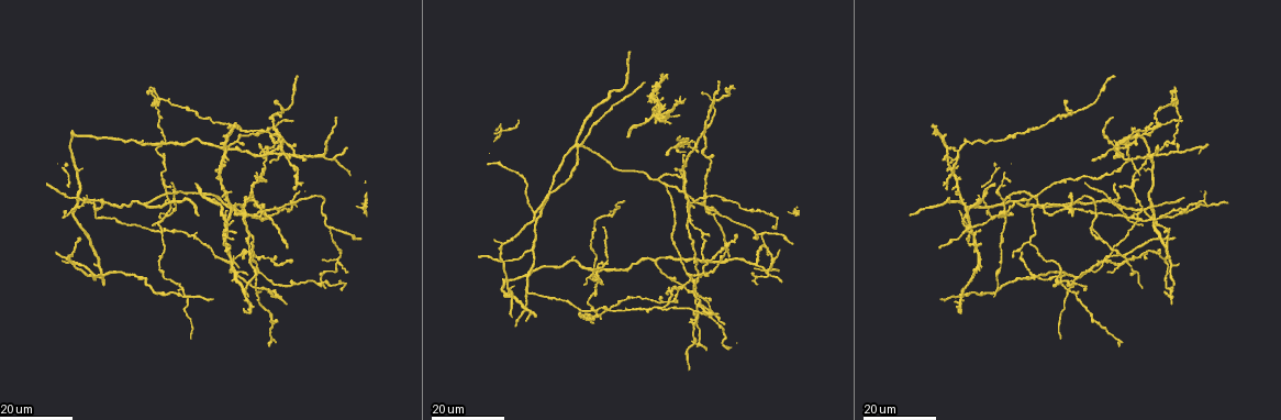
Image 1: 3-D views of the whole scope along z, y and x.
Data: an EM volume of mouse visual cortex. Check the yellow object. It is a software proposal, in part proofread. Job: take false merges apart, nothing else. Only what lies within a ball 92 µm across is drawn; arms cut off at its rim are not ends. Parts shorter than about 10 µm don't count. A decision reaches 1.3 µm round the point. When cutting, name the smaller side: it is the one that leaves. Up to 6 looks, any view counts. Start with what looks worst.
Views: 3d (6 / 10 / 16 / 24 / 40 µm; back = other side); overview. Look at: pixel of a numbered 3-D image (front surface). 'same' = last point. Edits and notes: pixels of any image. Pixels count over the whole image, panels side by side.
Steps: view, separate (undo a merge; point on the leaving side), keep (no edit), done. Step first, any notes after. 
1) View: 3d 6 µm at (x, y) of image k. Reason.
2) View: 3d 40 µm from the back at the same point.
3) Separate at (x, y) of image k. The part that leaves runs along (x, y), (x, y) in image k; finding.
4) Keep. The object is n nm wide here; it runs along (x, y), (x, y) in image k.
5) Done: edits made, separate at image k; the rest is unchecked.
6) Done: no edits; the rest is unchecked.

View: 3d 16 µm at (591, 278) of image 1. Four arms meet.

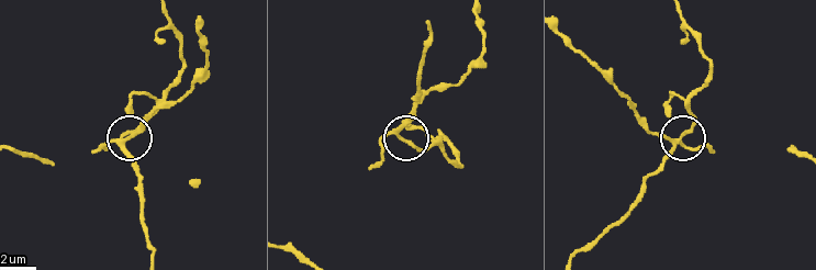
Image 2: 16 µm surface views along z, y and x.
View: 3d 10 µm at (676, 142) of image 2.

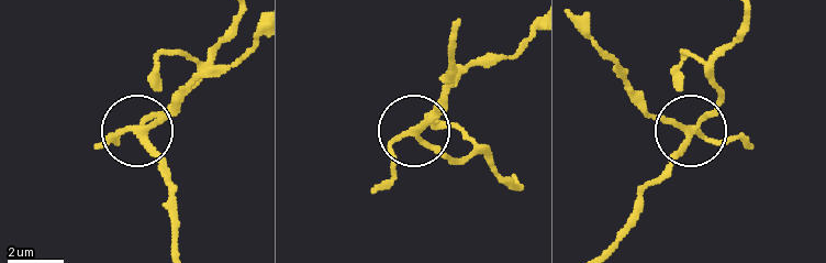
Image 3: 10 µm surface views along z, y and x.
Separate at (119, 140) of image 3. The part that leaves runs along (142, 128), (191, 85), (227, 72), (253, 43) in image 3; a second cell is stuck on.

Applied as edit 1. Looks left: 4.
View: overview.

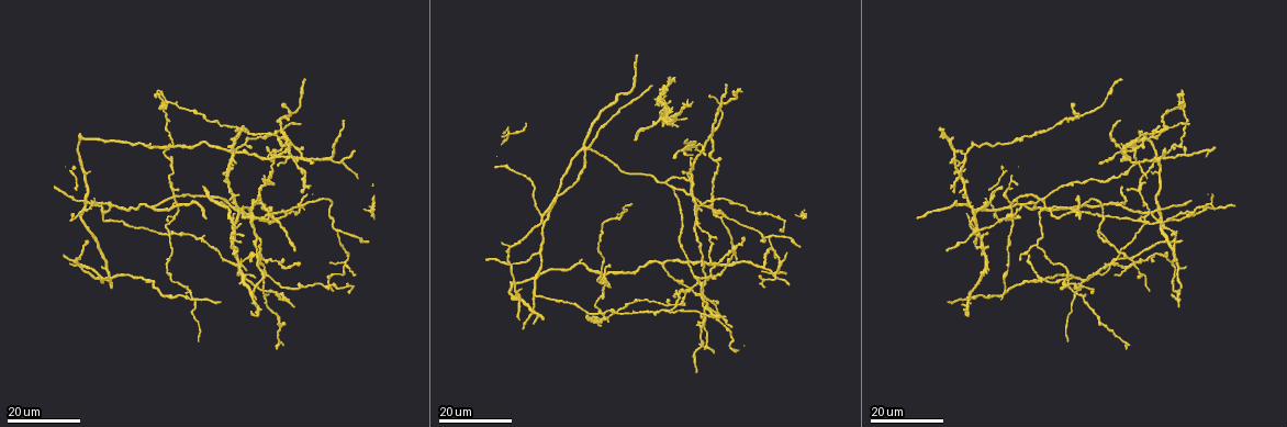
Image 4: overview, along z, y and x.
View: 3d 16 µm at (977, 227) of image 4. Four or more arms meet.

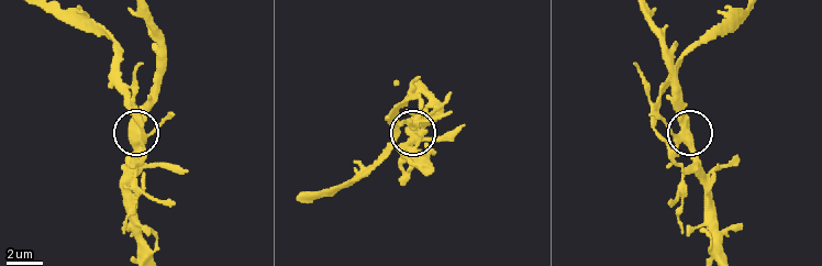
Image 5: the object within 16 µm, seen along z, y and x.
View: 3d 6 µm at (682, 133) of image 5. Zoom in.

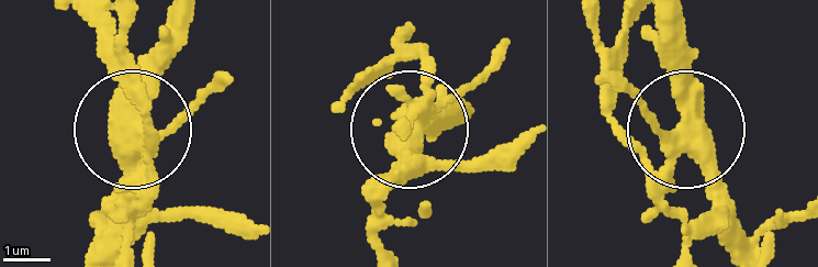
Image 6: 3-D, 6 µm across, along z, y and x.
Separate at (121, 232) of image 6. The object is 400 nm wide here; the part that leaves runs along (147, 164), (147, 117), (108, 11) in image 6; a second cell is stuck on.

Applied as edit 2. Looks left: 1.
Done: edits made, separate at image 3, separate at image 6; the rest is unchecked.

